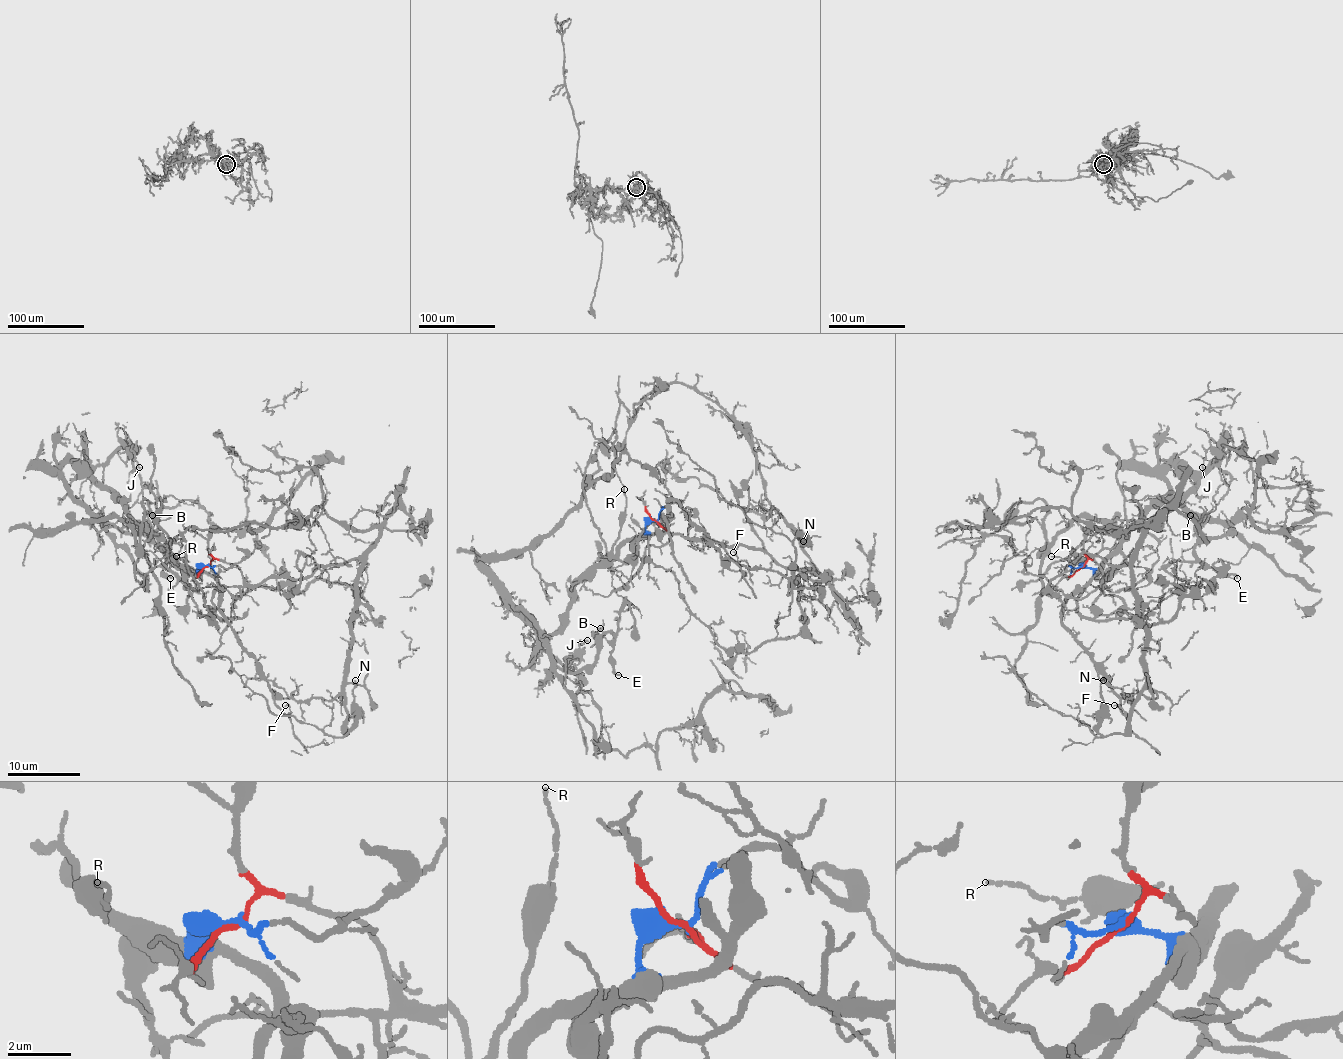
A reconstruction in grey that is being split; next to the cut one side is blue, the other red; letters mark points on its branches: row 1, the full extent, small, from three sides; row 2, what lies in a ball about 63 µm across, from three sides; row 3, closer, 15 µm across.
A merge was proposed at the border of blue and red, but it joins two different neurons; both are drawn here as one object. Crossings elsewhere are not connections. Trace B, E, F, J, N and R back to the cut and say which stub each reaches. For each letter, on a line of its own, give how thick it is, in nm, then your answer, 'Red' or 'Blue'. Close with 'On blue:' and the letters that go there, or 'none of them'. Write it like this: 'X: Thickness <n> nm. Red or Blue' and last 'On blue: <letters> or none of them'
B: Thickness 170 nm. Blue
E: Thickness 130 nm. Blue
F: Thickness 120 nm. Blue
J: Thickness 140 nm. Blue
N: Thickness 130 nm. Red
R: Thickness 90 nm. Blue
On blue: B, E, F, J, R

